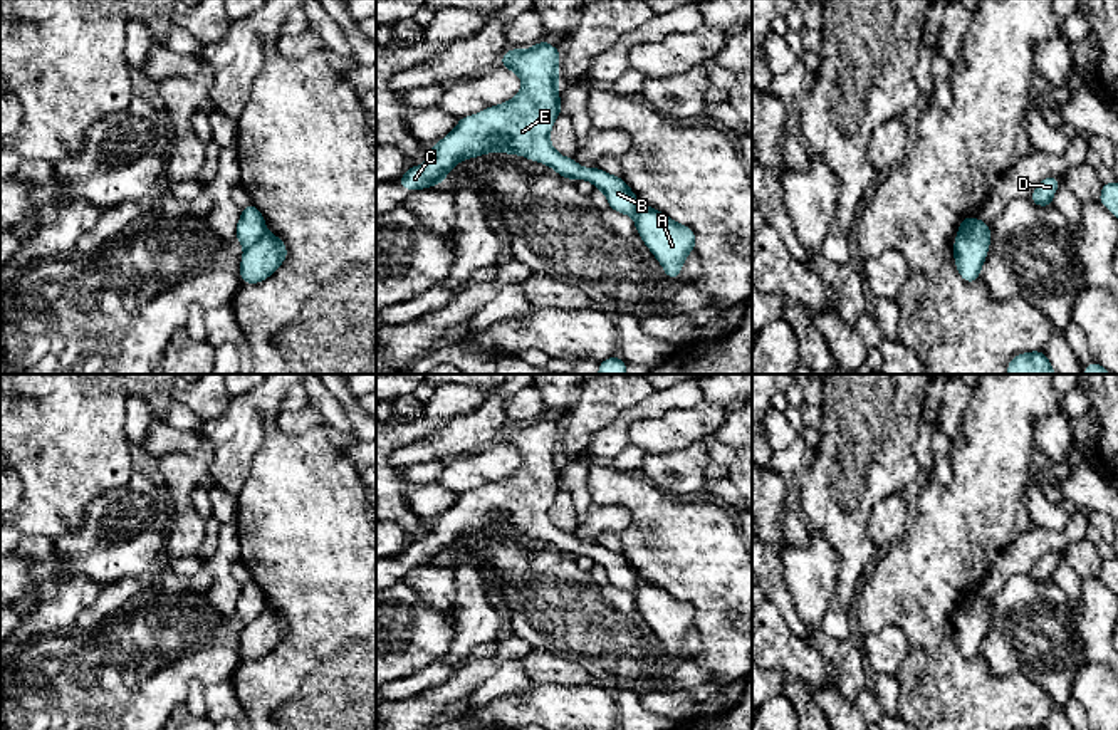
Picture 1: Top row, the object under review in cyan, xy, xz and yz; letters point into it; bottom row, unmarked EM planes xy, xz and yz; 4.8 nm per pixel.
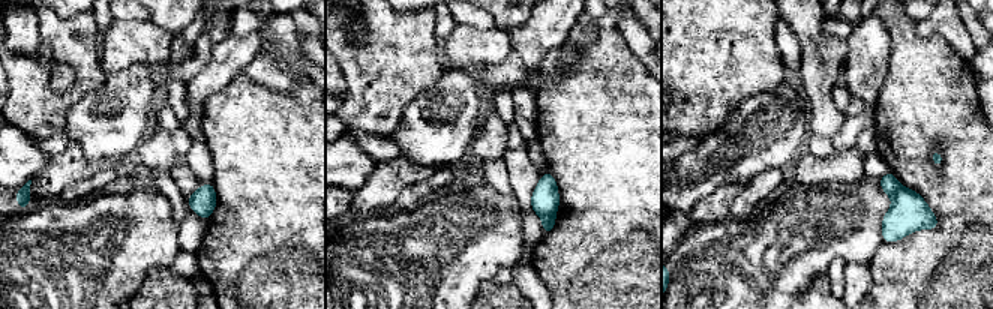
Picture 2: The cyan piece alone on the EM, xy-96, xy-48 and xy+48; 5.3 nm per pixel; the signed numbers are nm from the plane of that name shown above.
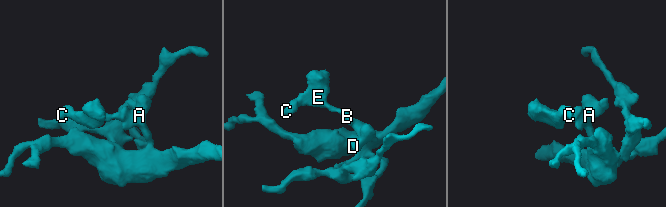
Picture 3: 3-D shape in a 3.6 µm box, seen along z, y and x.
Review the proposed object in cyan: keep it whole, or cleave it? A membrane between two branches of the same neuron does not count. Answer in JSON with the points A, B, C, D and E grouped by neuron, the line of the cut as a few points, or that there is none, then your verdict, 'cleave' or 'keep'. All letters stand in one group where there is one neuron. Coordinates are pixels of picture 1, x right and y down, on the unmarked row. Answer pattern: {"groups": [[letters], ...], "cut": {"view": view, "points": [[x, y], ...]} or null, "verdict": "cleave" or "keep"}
{"groups": [["A", "D"], ["B", "C", "E"]], "cut": {"view": "yz", "points": [[976, 594], [957, 613]]}, "verdict": "cleave"}

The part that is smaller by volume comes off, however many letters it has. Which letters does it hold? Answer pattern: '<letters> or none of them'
B, C, E

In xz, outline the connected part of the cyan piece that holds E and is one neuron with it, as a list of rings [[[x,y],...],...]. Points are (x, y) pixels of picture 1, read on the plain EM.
[[[549,415],[525,426],[510,423],[500,443],[520,453],[522,465],[517,472],[460,493],[455,505],[430,524],[430,534],[408,544],[398,559],[410,567],[431,564],[443,559],[462,535],[502,527],[547,540],[564,554],[591,557],[606,571],[609,584],[635,594],[640,577],[623,554],[599,544],[579,542],[574,534],[564,534],[551,520],[551,503],[562,488],[559,433],[561,426],[552,423]]]

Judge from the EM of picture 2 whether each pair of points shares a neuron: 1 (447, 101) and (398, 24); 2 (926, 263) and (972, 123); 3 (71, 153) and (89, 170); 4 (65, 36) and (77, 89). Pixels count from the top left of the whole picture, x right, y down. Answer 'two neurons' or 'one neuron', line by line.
1: two neurons
2: one neuron
3: one neuron
4: one neuron

